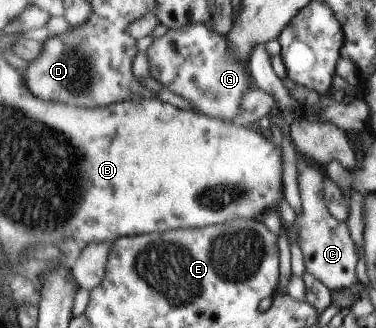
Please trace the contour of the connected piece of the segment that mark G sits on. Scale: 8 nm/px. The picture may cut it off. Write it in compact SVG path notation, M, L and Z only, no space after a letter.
M192 24L169 29L160 38L155 38L147 49L150 61L150 74L164 88L189 101L200 113L221 121L235 121L242 112L242 97L255 86L248 62L240 59L234 46L225 35L215 32L209 24Z

